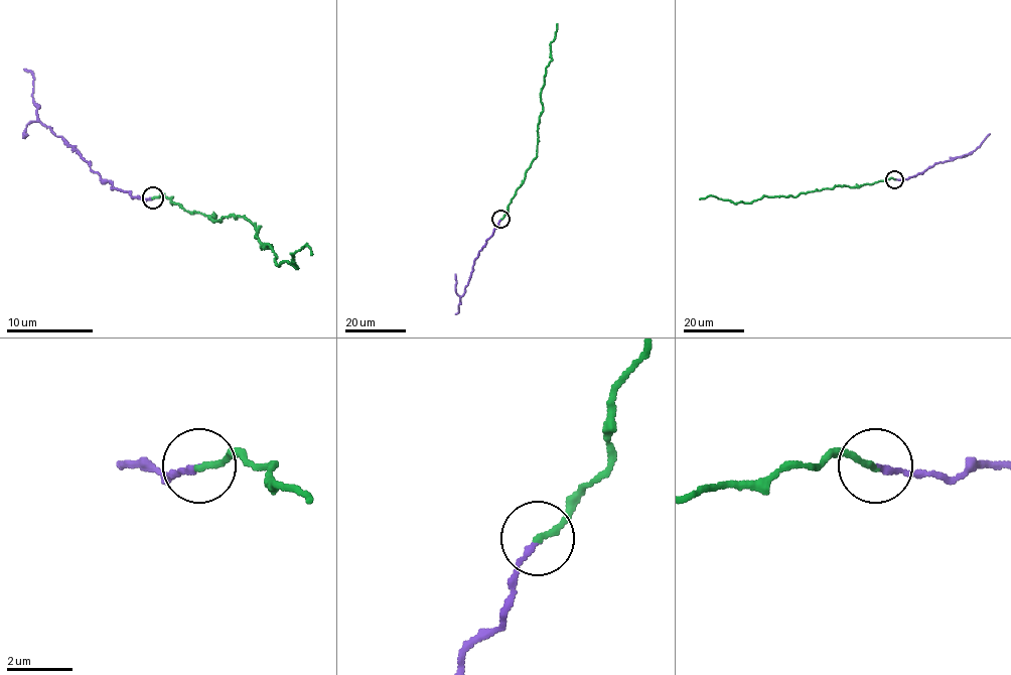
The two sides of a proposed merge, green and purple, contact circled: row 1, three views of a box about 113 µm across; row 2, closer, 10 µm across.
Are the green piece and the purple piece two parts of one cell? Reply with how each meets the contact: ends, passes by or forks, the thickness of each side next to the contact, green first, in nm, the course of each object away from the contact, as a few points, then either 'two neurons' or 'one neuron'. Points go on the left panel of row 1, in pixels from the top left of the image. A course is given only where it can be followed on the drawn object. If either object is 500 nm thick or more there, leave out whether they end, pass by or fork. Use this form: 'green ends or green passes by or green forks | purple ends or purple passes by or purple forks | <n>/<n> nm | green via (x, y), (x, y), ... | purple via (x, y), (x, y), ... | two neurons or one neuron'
green ends | purple ends | 190/160 nm | green via (152, 198), (220, 220), (247, 218), (280, 265), (297, 267), (293, 254), (306, 244), (310, 254) | purple via (152, 198), (141, 200), (102, 180), (41, 122), (31, 122), (24, 131), (26, 135), (22, 135) | one neuron

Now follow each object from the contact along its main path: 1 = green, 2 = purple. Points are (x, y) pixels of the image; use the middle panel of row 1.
1: (500, 219), (537, 156), (541, 89), (552, 58), (550, 43), (556, 24)
2: (500, 219), (473, 261), (470, 278), (461, 296), (455, 290), (454, 274)

